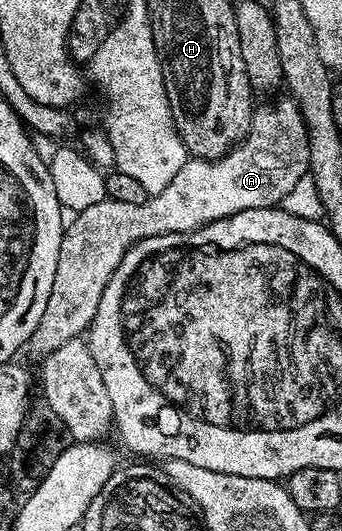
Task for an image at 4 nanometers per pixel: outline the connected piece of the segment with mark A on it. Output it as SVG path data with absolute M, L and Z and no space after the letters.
M292 97L284 98L277 99L266 107L258 106L253 112L249 134L223 157L186 158L183 169L175 173L171 185L167 185L167 189L163 189L158 195L145 198L143 205L127 205L125 201L107 197L99 201L99 205L91 205L88 209L76 212L73 220L64 228L59 245L59 265L55 265L55 281L51 281L51 297L47 297L47 309L43 309L43 317L35 333L29 338L27 351L44 357L59 349L59 345L67 345L67 341L82 338L95 317L95 309L99 309L99 297L103 297L103 289L107 281L111 281L111 273L115 273L119 261L123 261L125 251L140 239L193 231L205 223L219 221L247 209L276 207L282 202L280 199L287 198L300 185L301 178L309 175L309 138L305 118L301 116L297 103Z

